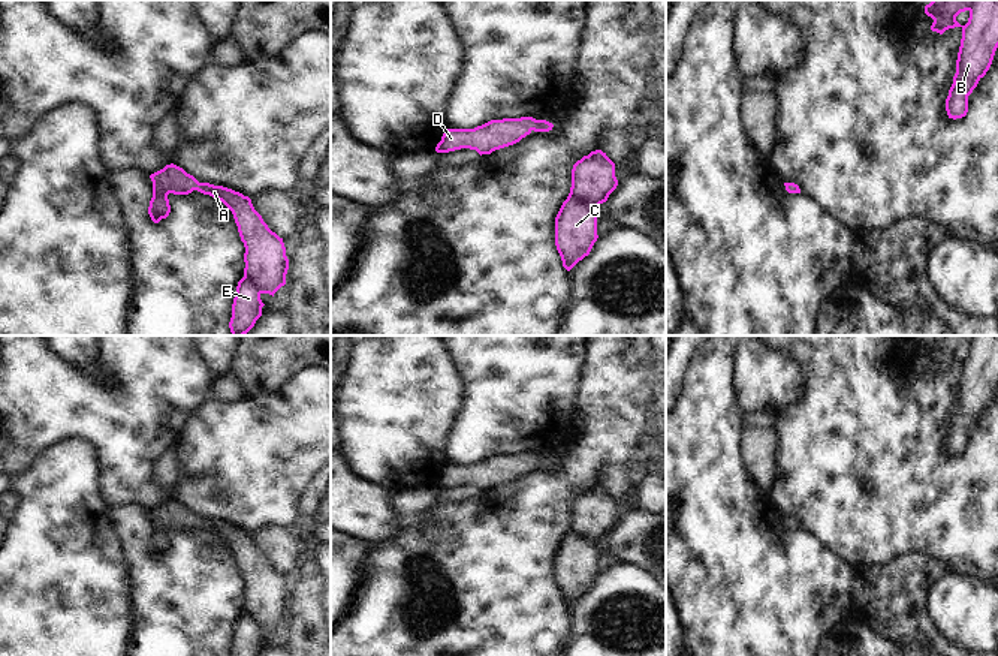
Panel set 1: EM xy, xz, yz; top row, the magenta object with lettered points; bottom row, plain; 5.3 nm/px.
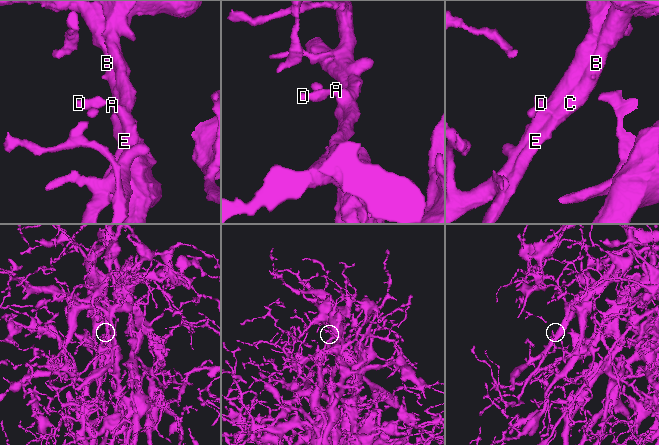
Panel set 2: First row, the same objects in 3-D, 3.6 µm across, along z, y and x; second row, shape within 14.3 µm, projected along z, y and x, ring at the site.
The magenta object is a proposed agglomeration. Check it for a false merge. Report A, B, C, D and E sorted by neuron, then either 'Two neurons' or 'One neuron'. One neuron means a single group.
Groups: A B C D E. One neuron.

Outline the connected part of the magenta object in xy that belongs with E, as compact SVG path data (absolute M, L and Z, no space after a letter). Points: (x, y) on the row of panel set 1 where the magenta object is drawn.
M171 163L150 175L153 198L148 214L154 223L171 213L168 195L189 195L198 190L221 201L233 214L244 243L244 277L238 282L229 328L232 335L245 335L262 316L262 294L274 294L286 285L289 259L283 238L272 232L254 210L251 199L239 192L209 183L199 183L183 168Z

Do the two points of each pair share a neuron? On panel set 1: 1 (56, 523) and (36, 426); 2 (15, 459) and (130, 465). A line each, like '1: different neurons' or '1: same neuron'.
1: different neurons
2: same neuron

